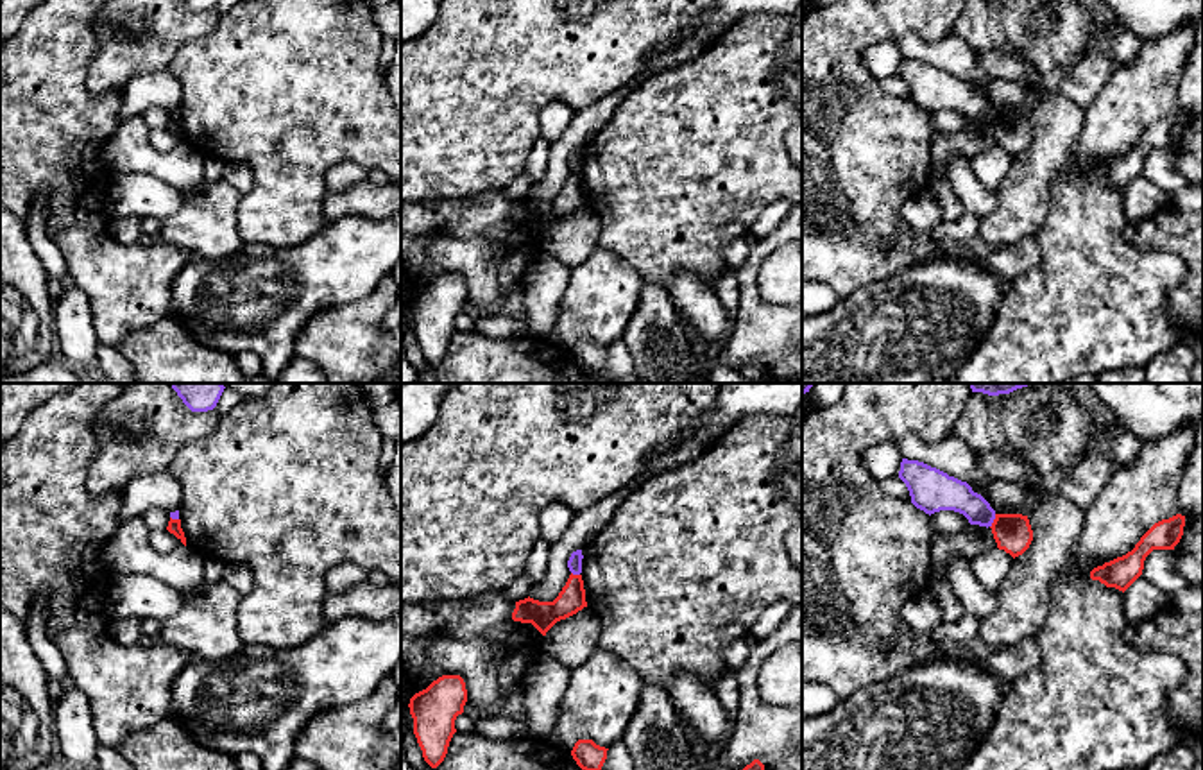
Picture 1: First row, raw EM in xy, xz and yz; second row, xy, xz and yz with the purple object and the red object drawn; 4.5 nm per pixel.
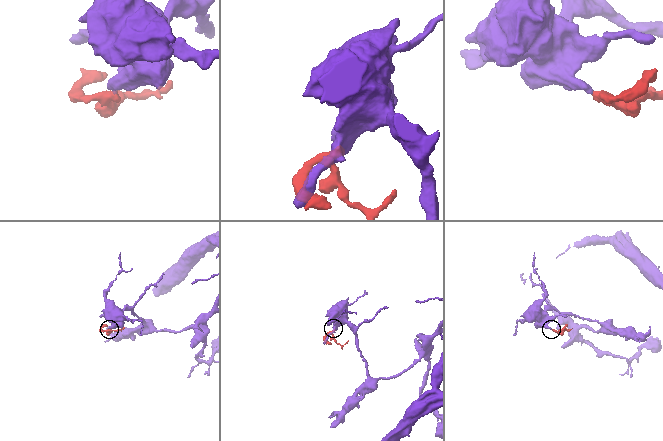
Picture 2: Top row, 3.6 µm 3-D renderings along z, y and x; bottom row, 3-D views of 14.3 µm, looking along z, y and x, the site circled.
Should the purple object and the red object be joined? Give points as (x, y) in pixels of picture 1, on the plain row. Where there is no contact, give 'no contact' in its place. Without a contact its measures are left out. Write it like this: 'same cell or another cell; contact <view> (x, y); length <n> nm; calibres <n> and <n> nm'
another cell; contact yz (992, 120); length 70 nm; calibres 160 and 170 nm

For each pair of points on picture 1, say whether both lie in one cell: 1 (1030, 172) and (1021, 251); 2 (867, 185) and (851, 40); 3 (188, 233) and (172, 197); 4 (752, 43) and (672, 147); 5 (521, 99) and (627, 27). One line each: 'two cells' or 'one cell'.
1: two cells
2: one cell
3: two cells
4: one cell
5: one cell

